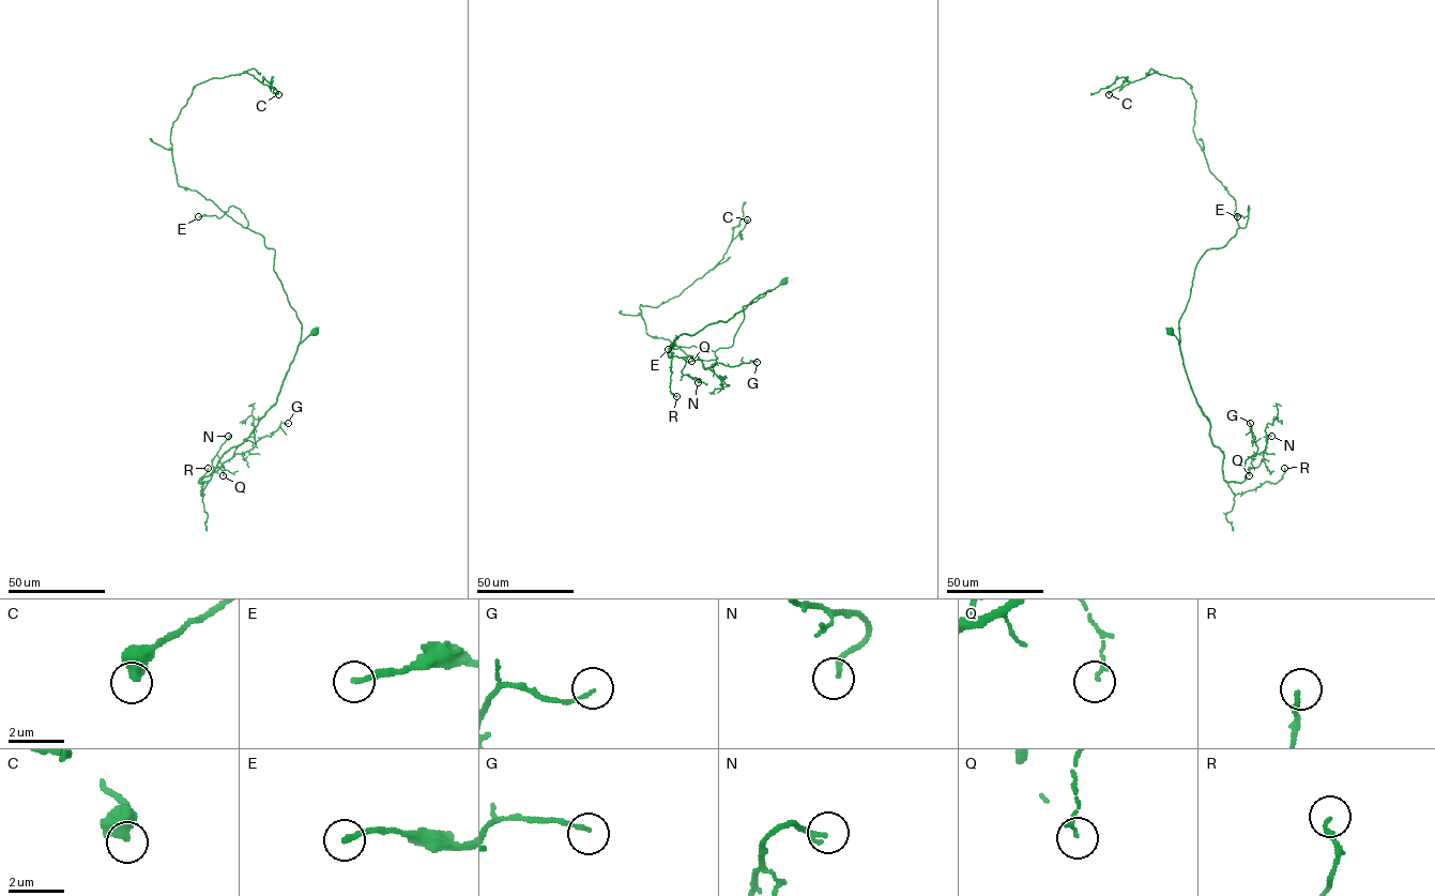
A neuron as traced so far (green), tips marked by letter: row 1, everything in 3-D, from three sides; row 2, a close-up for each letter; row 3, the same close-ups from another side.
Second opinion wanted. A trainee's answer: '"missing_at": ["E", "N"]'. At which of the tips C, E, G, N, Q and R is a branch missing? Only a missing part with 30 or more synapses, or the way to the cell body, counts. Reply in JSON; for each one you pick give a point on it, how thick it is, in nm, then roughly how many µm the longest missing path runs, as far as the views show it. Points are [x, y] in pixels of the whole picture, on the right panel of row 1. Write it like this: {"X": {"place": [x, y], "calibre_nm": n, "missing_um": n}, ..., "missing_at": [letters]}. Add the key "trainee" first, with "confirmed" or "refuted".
{"trainee": "confirmed", "E": {"place": [1237, 216], "calibre_nm": 190, "missing_um": 30}, "N": {"place": [1271, 436], "calibre_nm": 170, "missing_um": 50}, "missing_at": ["E", "N"]}

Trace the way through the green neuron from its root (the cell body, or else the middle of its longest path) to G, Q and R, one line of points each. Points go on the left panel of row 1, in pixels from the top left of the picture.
G: (315, 333), (298, 346), (276, 401), (223, 455), (211, 479), (199, 482), (245, 441), (288, 423)
Q: (315, 333), (298, 346), (276, 401), (242, 442), (223, 455), (211, 479), (199, 482), (217, 467), (223, 475)
R: (315, 333), (298, 346), (276, 401), (242, 442), (223, 455), (200, 495), (200, 480), (208, 468)

